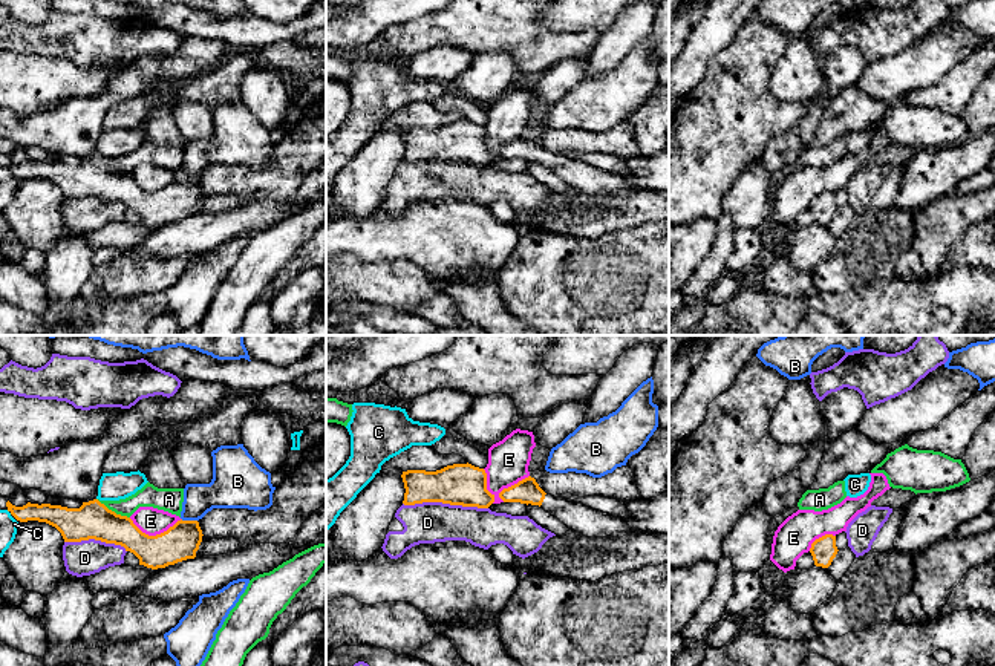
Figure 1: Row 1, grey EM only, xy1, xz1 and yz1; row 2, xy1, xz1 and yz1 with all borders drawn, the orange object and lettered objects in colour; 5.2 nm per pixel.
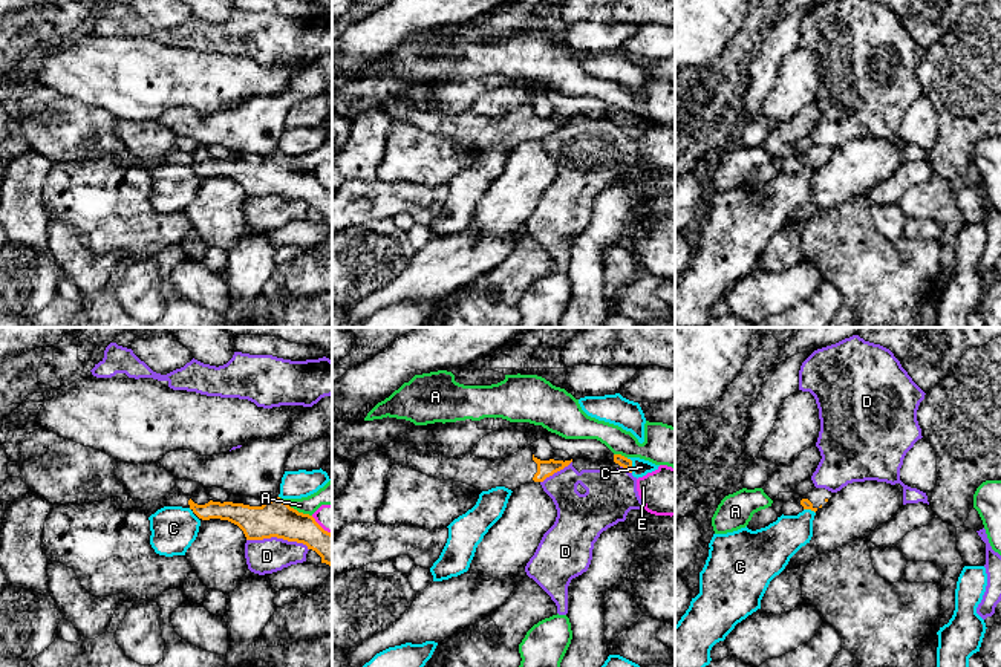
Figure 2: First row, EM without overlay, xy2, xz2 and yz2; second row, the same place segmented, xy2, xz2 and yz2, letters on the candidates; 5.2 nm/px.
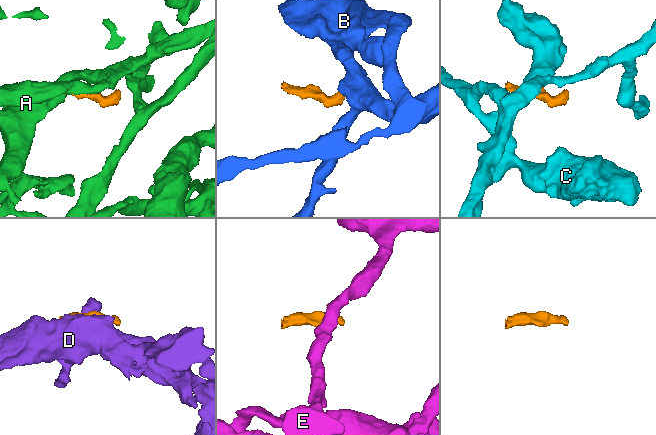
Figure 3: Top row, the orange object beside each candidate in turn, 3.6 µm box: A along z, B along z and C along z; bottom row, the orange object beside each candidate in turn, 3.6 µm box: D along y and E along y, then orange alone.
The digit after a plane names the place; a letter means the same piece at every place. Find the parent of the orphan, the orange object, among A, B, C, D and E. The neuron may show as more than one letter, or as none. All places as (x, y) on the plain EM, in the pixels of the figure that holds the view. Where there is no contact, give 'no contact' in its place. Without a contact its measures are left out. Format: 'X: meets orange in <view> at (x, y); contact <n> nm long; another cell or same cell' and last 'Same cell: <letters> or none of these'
A: meets orange in xy1 at (114, 169); contact 200 nm long; another cell
B: meets orange in xy1 at (189, 178); contact 90 nm long; another cell
C: meets orange in xz2 at (631, 121); contact 90 nm long; another cell
D: meets orange in xz1 at (446, 159); contact 440 nm long; another cell
E: meets orange in xy1 at (156, 192); contact 280 nm long; another cell
Same cell: none of these

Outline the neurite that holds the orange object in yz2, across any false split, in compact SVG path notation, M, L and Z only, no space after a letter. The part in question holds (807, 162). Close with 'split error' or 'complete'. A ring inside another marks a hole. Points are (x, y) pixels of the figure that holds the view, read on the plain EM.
M814 145L811 150L805 151L800 158L804 167L819 168L825 165L833 155L833 150L825 145Z; split error

